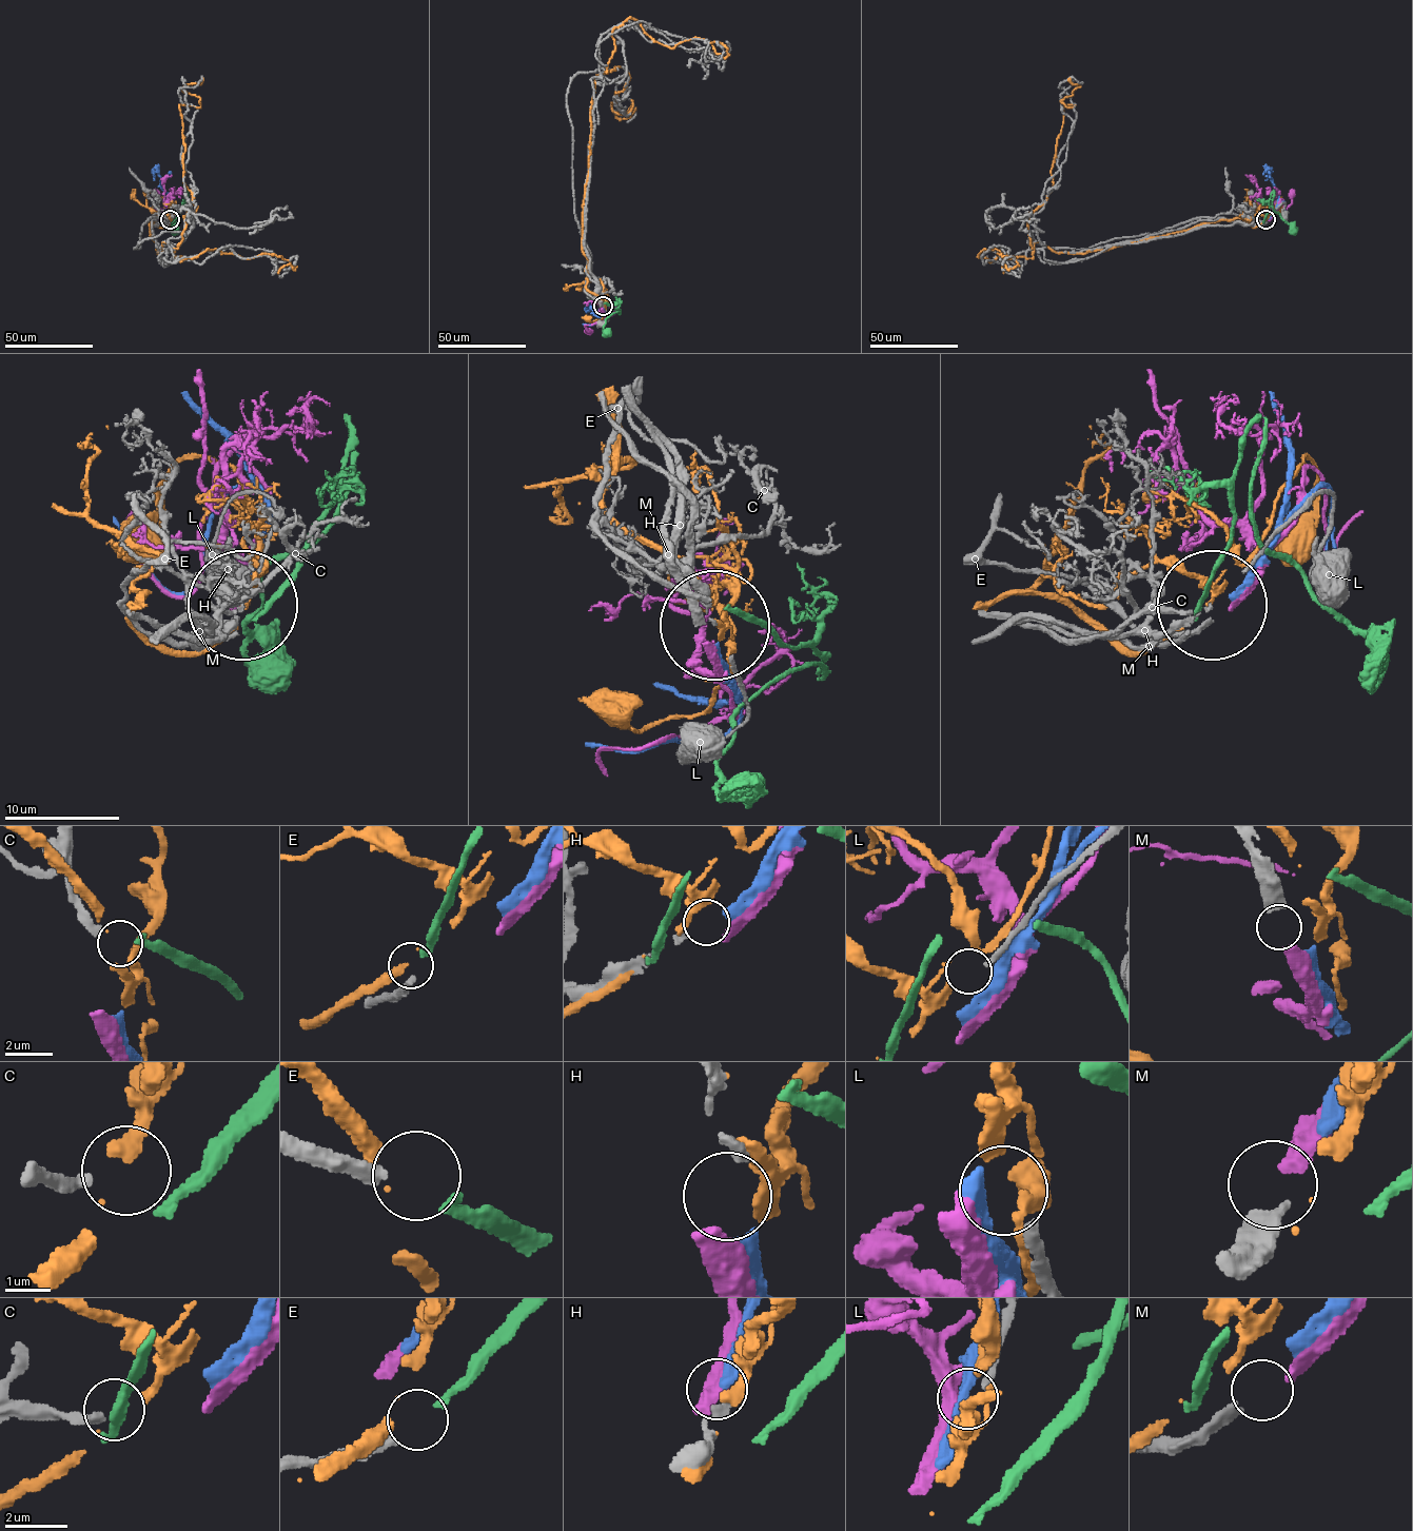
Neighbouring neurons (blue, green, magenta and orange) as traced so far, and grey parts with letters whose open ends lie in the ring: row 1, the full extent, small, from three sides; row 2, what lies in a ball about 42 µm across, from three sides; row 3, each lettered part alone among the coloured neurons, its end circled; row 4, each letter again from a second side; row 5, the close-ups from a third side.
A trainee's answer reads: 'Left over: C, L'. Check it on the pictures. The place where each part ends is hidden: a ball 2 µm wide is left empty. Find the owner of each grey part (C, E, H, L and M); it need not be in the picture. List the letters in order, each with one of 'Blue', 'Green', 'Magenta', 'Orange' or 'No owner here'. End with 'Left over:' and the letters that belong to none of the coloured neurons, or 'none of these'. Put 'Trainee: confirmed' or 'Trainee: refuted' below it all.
C: No owner here
E: Green
H: Blue
L: No owner here
M: Magenta
Left over: C, L
Trainee: confirmed

